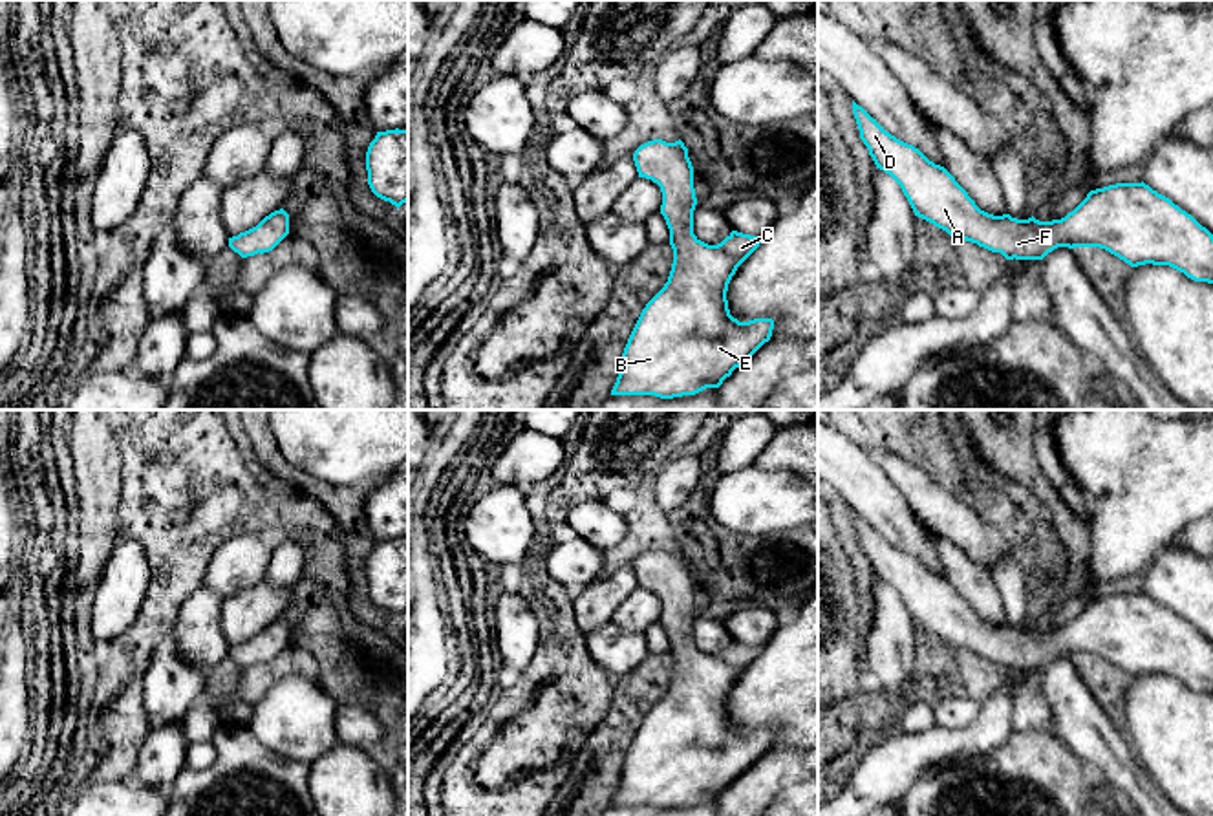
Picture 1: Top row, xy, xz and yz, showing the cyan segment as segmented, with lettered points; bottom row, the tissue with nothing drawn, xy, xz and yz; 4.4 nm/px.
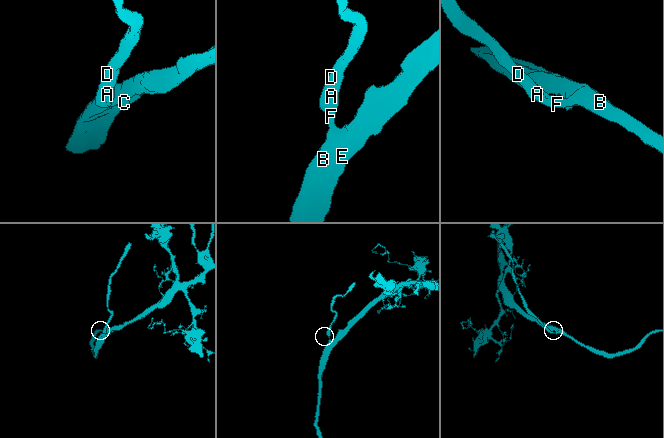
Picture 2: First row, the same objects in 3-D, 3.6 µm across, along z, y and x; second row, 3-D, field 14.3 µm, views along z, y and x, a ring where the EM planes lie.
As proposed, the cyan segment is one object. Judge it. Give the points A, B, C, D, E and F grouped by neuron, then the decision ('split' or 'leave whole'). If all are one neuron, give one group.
A B C D E F | leave whole

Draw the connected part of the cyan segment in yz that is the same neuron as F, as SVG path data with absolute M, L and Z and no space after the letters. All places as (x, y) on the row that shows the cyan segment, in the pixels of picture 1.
M854 101L853 113L860 139L867 146L876 168L889 174L900 185L915 216L946 231L951 238L977 243L992 252L1001 252L1006 260L1043 260L1057 247L1100 247L1131 267L1145 263L1169 265L1195 282L1213 284L1213 234L1191 214L1143 181L1116 183L1090 190L1087 198L1061 220L1039 221L1034 216L1028 220L1017 220L1010 214L993 216L981 210L944 166L935 165L918 148L886 132L884 126Z

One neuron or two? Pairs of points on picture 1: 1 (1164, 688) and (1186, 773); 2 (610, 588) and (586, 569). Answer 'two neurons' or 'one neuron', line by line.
1: one neuron
2: two neurons

